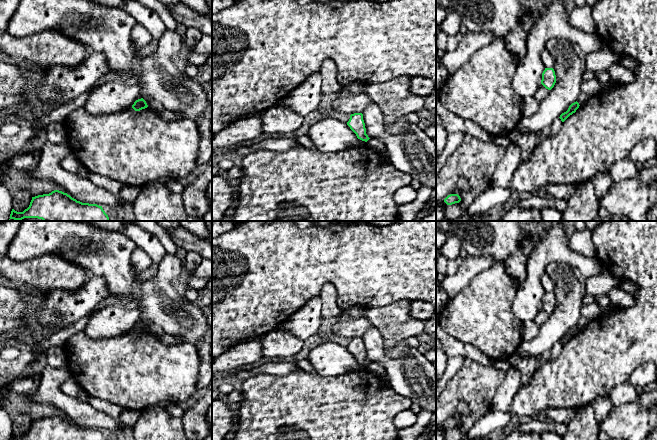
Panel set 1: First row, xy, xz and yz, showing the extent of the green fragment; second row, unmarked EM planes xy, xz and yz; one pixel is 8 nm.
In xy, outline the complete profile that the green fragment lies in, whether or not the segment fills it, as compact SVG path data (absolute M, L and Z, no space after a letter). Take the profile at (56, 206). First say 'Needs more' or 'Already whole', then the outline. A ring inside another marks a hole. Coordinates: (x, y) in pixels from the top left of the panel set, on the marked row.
Already whole. M59 190L32 197L29 207L23 212L12 209L10 219L21 221L24 218L43 221L109 221L102 206L82 203Z

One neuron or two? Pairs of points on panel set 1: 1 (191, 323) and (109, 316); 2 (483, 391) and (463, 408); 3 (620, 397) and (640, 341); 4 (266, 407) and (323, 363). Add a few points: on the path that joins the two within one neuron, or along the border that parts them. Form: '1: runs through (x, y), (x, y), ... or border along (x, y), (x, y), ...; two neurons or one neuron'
1: border along (136, 307), (142, 321); two neurons
2: border along (461, 401), (469, 408), (467, 415); two neurons
3: border along (628, 379), (618, 384), (608, 396); two neurons
4: border along (341, 373), (337, 375), (317, 374); two neurons

